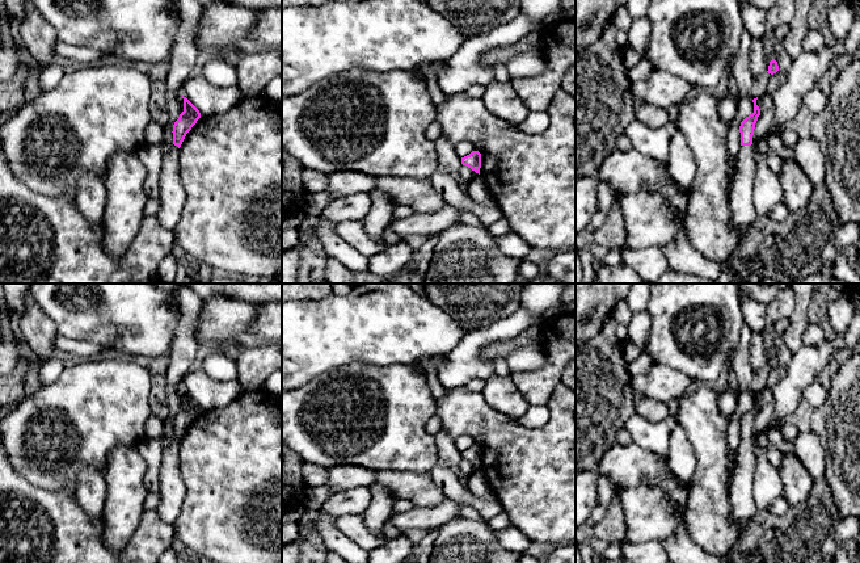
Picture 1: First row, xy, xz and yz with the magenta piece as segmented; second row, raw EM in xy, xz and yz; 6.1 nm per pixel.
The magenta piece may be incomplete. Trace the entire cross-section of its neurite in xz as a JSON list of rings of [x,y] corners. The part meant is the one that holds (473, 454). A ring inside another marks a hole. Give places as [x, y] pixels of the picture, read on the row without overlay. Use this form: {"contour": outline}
{"contour": [[[472,445],[469,449],[461,451],[461,458],[480,469],[481,448],[479,445]]]}

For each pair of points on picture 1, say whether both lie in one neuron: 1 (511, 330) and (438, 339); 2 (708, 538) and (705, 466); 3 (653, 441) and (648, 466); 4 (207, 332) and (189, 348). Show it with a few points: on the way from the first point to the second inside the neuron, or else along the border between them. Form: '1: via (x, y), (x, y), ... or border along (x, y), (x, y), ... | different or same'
1: border along (468, 332), (446, 354) | different
2: via (708, 520), (708, 484) | same
3: border along (632, 441), (648, 450), (666, 456) | different
4: border along (199, 311), (195, 319), (194, 333), (197, 343) | different

